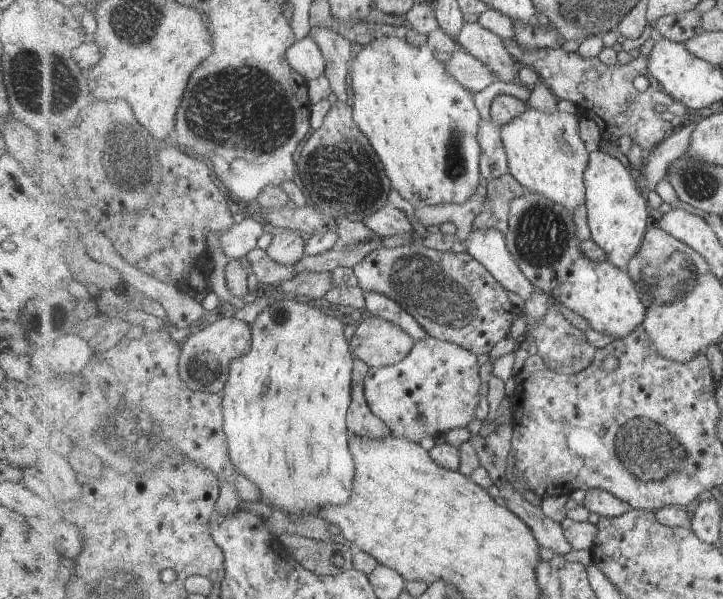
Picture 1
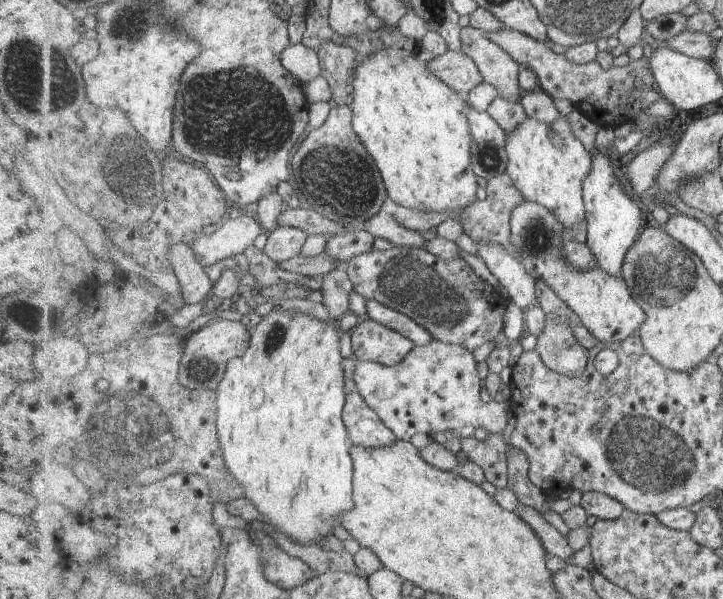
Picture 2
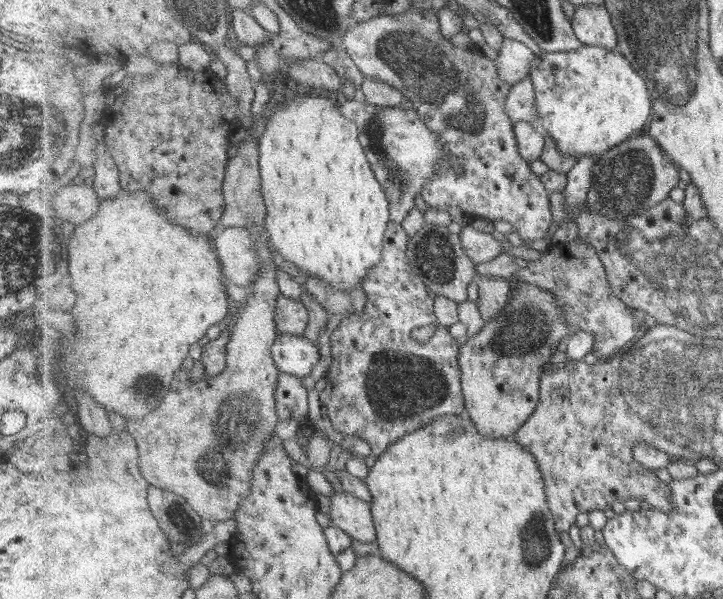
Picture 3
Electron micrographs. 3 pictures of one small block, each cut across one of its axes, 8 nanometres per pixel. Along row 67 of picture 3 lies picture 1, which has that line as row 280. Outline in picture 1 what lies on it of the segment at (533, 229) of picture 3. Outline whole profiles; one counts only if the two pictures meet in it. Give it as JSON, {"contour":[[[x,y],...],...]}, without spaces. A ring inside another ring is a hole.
{"contour":[[[417,240],[395,248],[379,246],[353,269],[358,286],[364,293],[377,290],[390,297],[400,305],[400,308],[409,312],[425,328],[430,337],[455,343],[476,355],[490,353],[500,337],[507,338],[514,319],[523,311],[509,300],[507,294],[509,290],[505,290],[485,266],[467,251],[438,252],[427,248],[423,242]]]}

